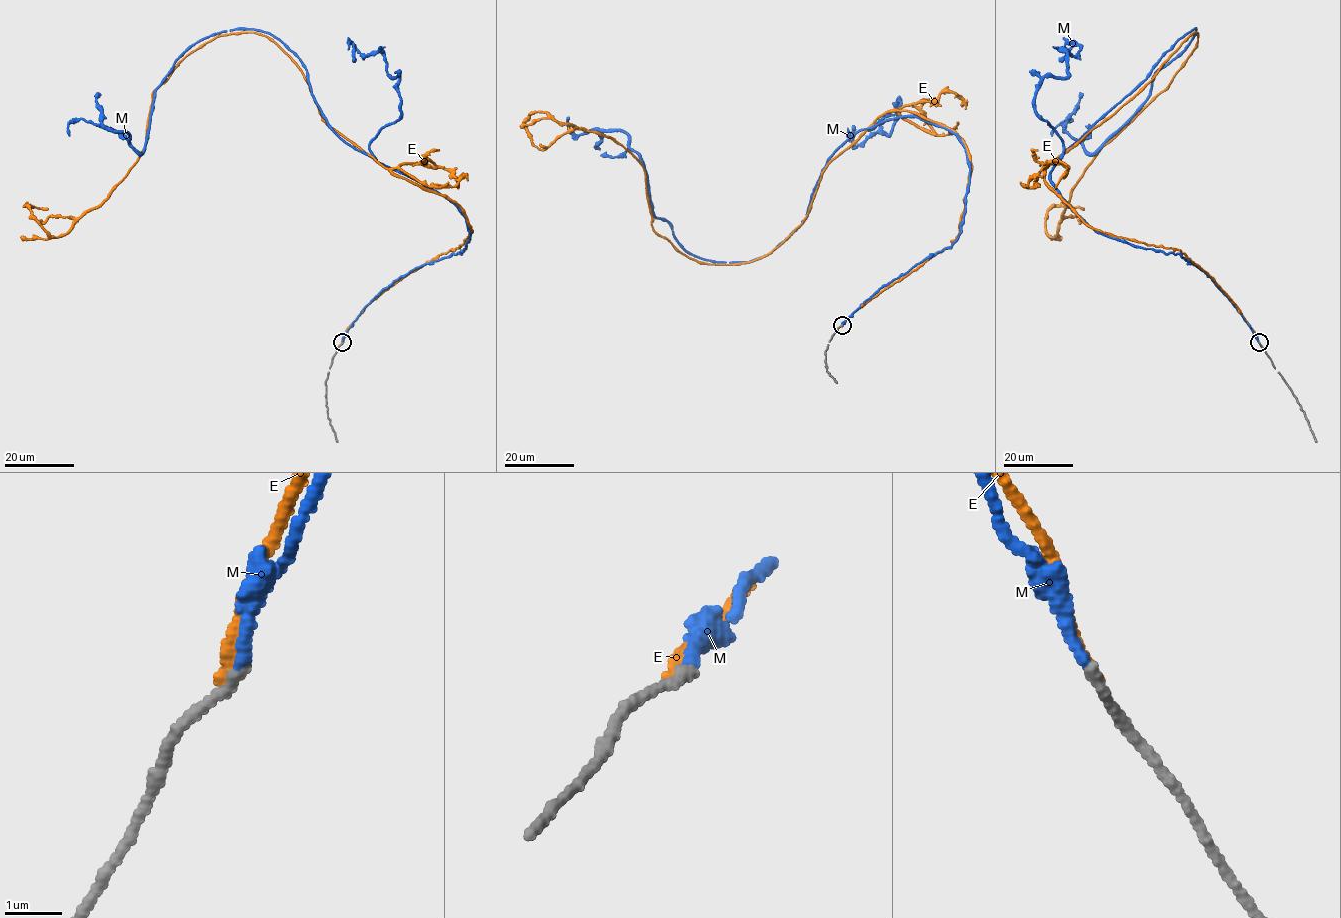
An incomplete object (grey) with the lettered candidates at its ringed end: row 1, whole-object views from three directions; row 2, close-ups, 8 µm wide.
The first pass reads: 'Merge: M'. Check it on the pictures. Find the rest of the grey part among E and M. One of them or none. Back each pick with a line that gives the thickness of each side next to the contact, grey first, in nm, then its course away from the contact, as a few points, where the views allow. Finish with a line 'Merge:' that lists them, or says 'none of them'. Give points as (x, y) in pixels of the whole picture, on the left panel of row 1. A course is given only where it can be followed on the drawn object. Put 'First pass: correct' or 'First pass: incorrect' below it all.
M: calibres 190 and 180 nm; course (342, 343), (470, 232), (347, 144), (272, 35), (192, 44), (141, 153), (79, 119), (69, 135)
Merge: M
First pass: correct

